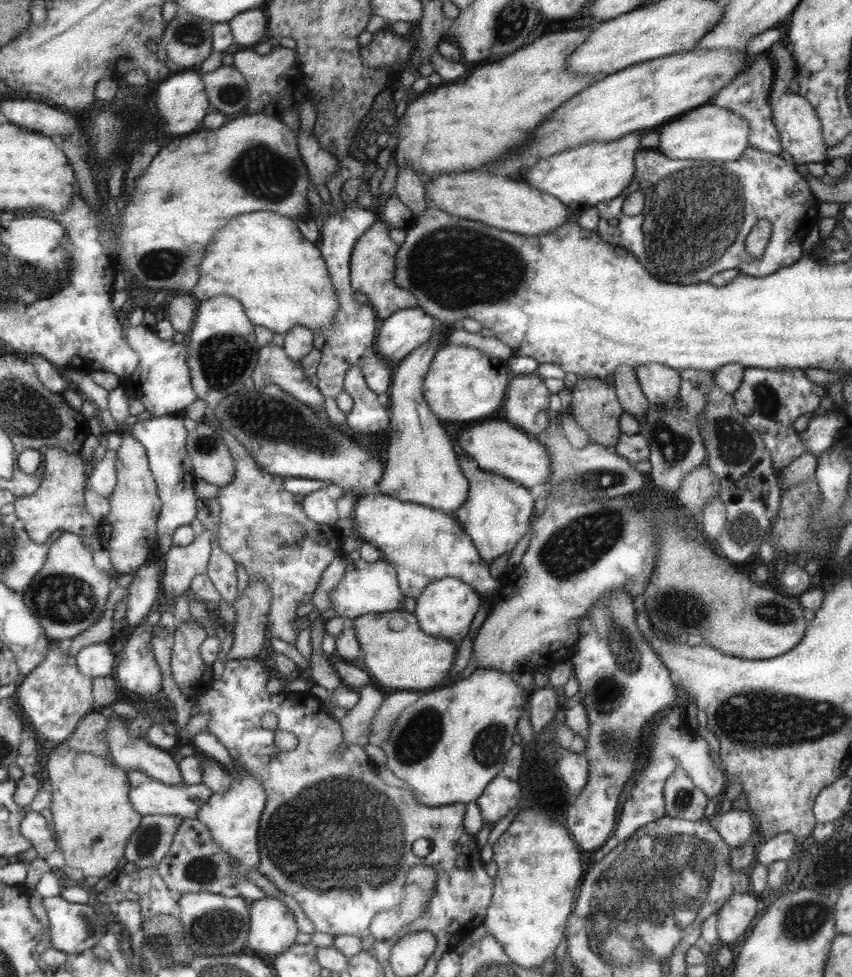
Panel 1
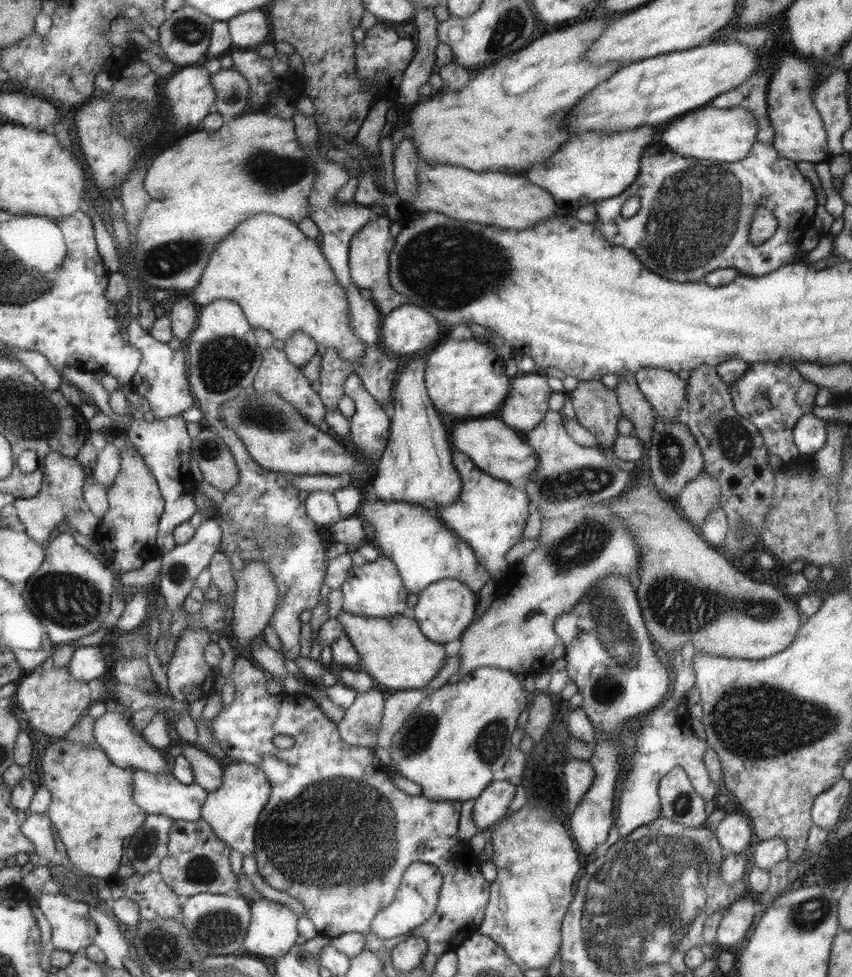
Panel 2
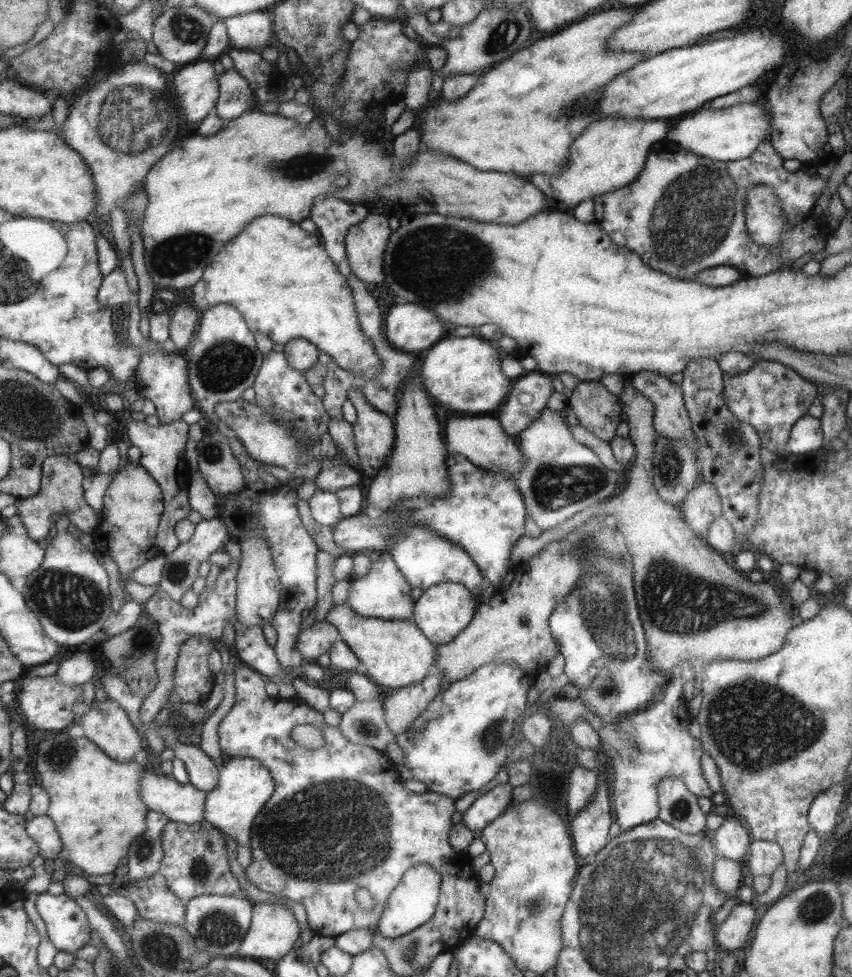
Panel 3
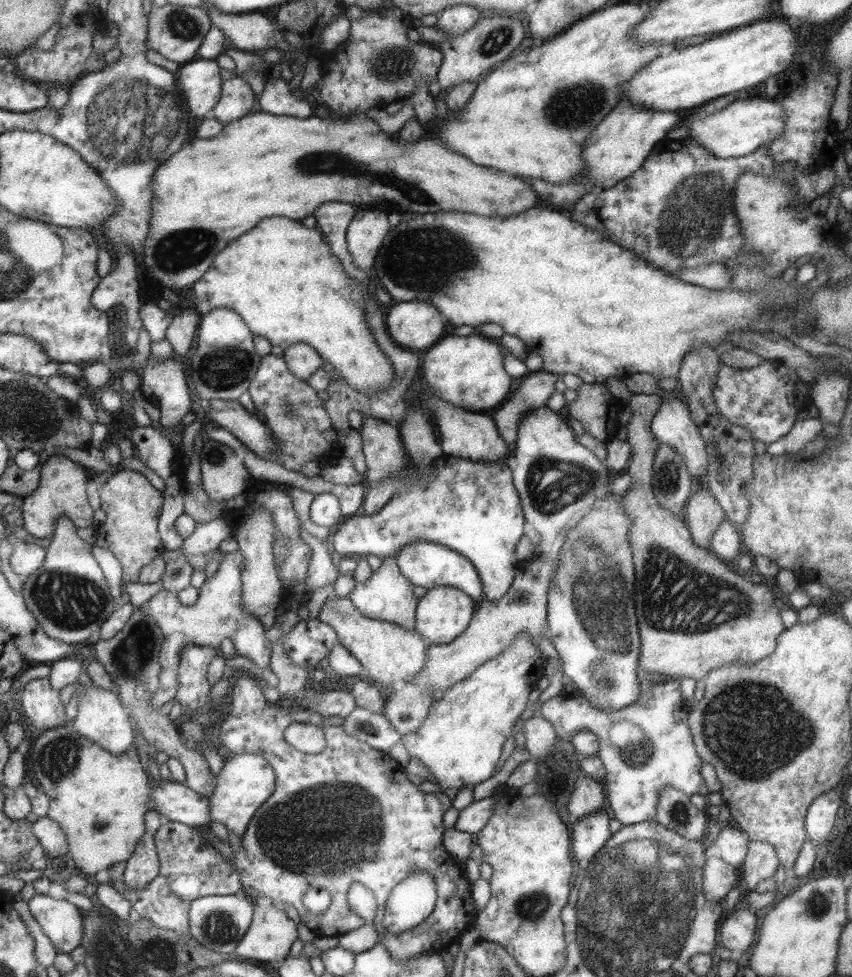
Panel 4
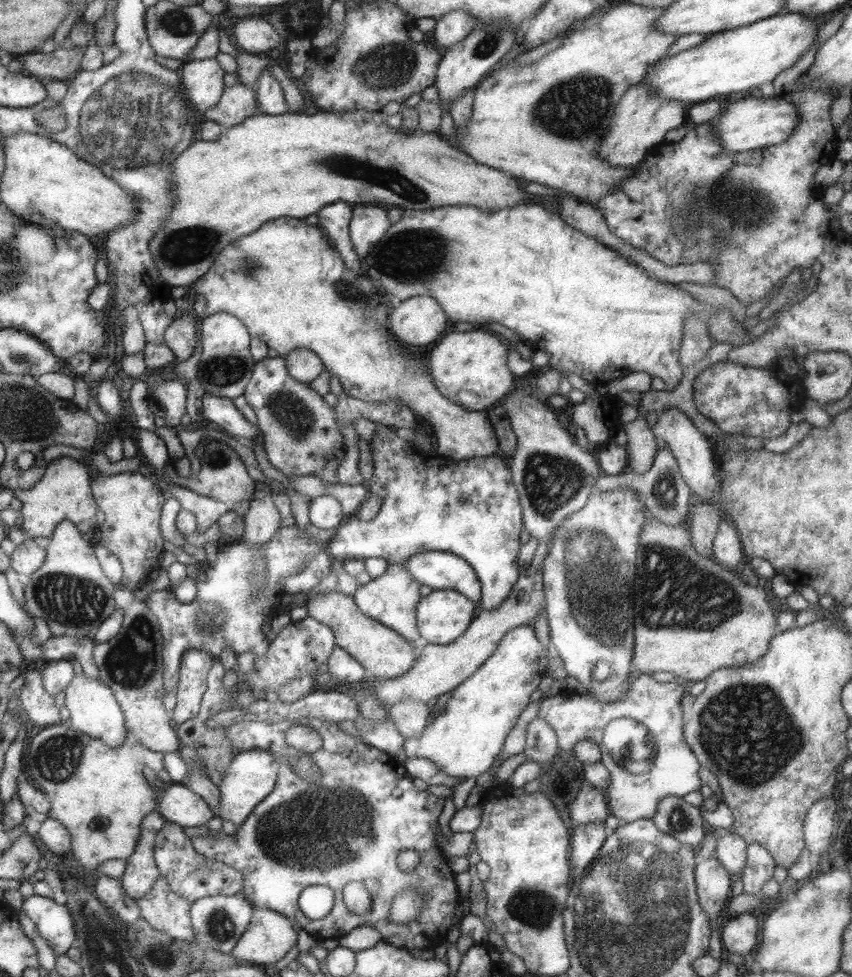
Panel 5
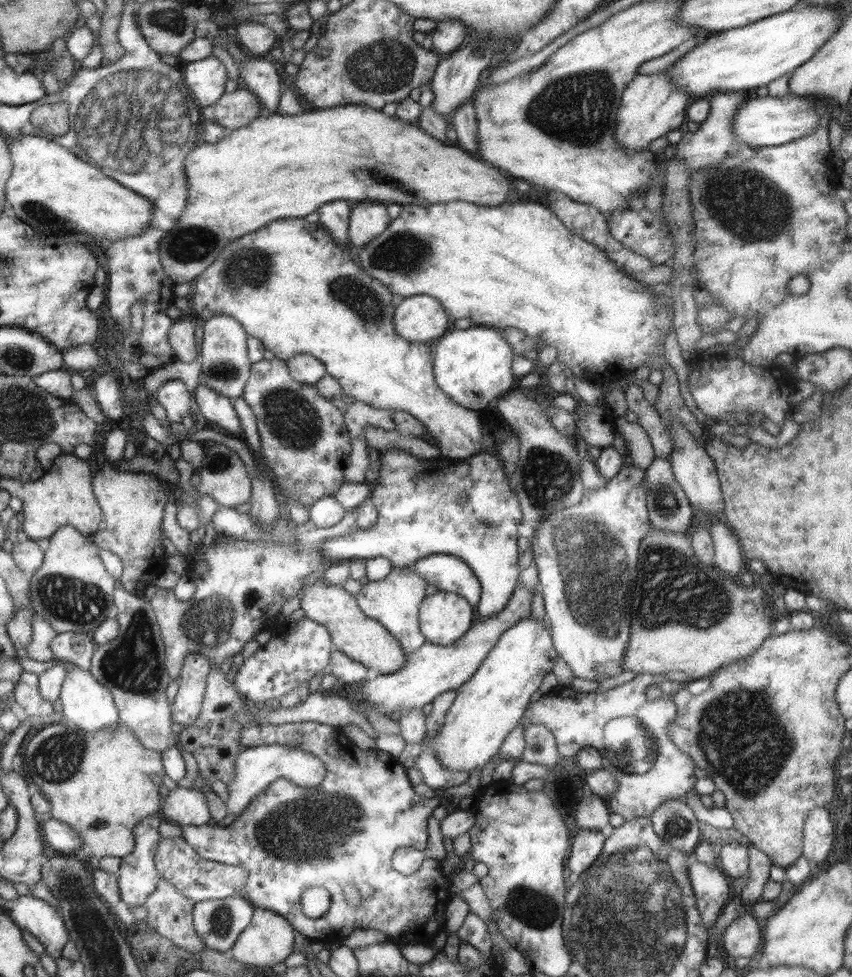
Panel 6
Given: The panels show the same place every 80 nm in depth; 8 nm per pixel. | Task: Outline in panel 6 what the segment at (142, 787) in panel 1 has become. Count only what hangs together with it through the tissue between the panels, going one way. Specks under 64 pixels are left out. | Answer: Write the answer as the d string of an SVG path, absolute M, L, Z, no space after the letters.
M197 788L171 789L163 800L159 814L172 824L201 826L210 819L204 794Z

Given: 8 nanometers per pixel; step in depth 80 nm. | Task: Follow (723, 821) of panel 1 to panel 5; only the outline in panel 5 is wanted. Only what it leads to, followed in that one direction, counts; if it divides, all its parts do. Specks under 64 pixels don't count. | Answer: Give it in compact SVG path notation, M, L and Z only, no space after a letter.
M729 831L717 842L717 860L732 876L738 876L746 865L746 846L740 836Z

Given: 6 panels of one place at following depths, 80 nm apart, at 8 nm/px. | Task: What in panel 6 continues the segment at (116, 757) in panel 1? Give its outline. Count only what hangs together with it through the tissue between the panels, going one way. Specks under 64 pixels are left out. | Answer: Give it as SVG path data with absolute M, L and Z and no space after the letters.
M77 665L66 669L58 698L64 721L72 726L86 731L96 731L103 727L114 729L118 724L118 712L111 693L105 690L88 670L83 670Z

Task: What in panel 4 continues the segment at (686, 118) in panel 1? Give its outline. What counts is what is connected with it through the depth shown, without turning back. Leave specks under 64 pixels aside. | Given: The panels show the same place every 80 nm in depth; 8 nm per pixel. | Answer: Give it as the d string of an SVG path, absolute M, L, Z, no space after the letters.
M769 98L735 100L715 114L699 115L685 122L688 132L685 138L695 141L717 158L740 157L751 154L756 148L768 146L783 133L785 127L783 107Z

